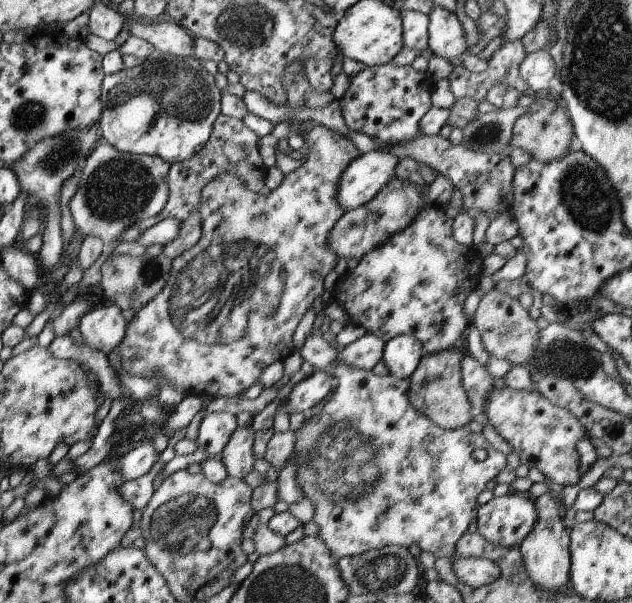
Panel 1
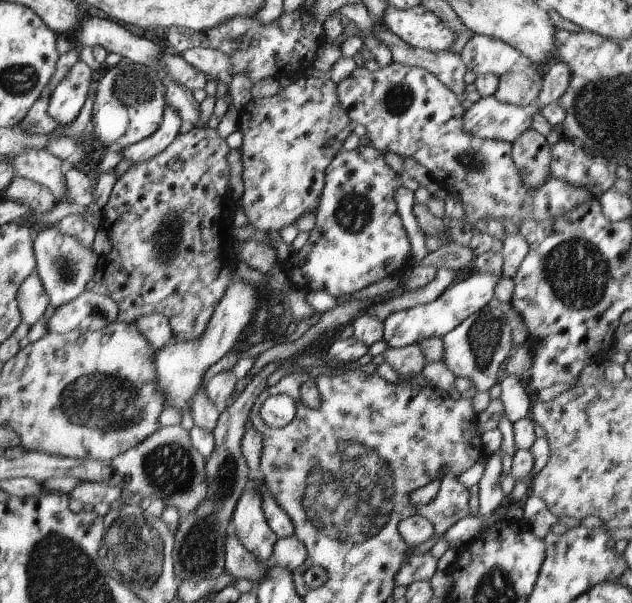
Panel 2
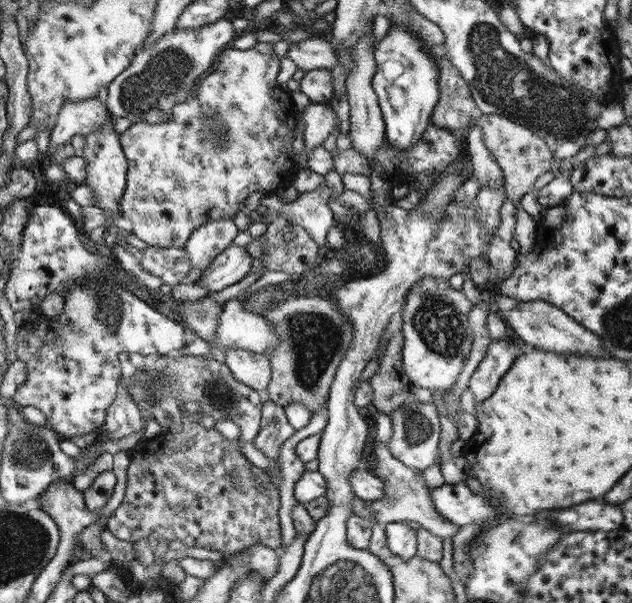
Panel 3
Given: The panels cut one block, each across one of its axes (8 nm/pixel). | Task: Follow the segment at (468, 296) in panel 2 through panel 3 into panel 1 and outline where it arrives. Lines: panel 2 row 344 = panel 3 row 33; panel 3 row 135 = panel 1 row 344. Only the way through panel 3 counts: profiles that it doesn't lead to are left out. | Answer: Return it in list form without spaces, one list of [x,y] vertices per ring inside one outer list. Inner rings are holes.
[[[401,335],[384,343],[382,361],[388,374],[405,380],[417,368],[422,357],[422,344],[411,335]]]

